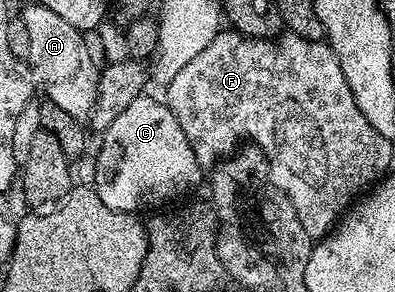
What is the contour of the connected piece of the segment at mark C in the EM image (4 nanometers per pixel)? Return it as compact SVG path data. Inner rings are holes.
M143 93L131 101L131 105L127 105L123 113L119 113L115 121L111 121L111 125L105 128L103 138L101 156L97 159L95 190L109 209L141 213L144 207L153 207L164 199L173 199L191 190L203 174L201 163L195 157L183 129L179 129L179 121L175 121L171 109L160 98L148 99L148 94Z

